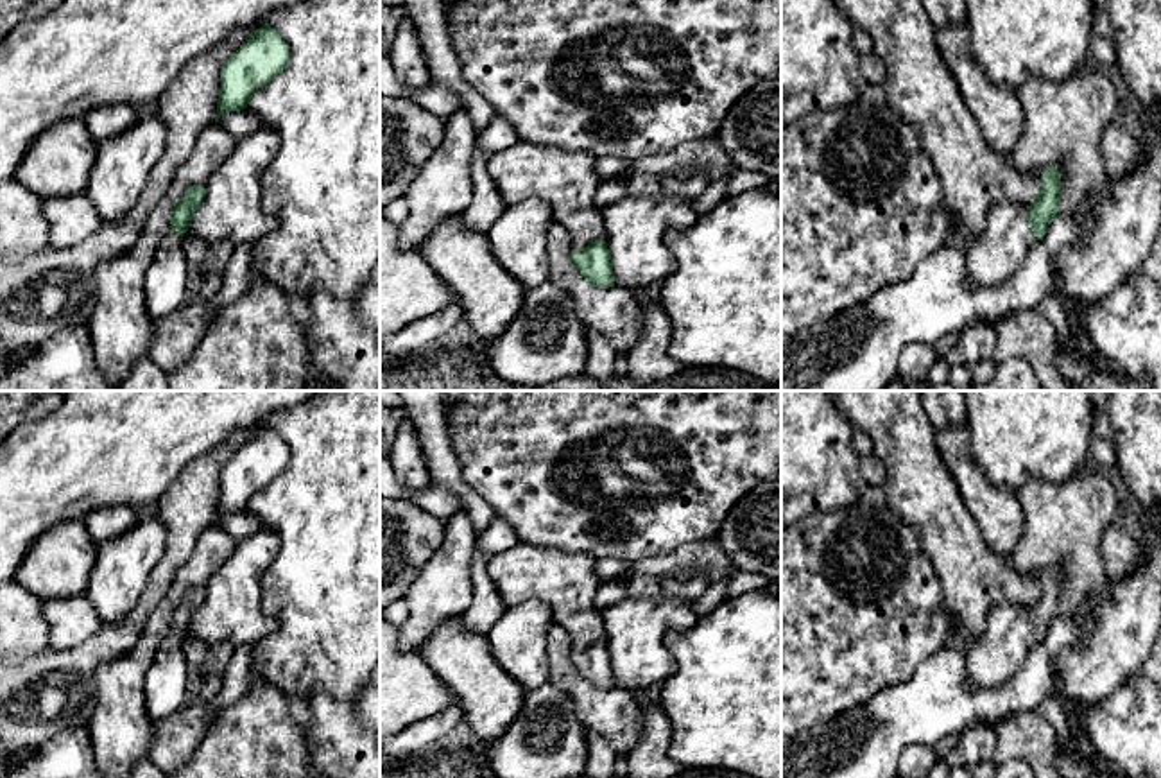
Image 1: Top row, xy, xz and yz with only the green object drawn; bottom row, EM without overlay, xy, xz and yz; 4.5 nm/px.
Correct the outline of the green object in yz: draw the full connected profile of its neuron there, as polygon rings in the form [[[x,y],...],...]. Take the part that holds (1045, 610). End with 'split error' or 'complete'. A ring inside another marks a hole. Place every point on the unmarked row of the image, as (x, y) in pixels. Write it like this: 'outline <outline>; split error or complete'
outline [[[1050,566],[1041,574],[1039,597],[1027,611],[1012,604],[994,606],[982,636],[960,640],[968,660],[968,690],[1000,688],[1023,667],[1059,617],[1059,592],[1061,574]]]; split error

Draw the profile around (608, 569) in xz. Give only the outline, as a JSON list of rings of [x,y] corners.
[[[598,558],[597,559],[597,574],[600,581],[615,581],[624,575],[631,566],[631,561],[616,559],[616,558]]]

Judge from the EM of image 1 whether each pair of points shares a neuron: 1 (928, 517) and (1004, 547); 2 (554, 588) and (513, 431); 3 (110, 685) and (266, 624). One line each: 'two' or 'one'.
1: two
2: two
3: two

